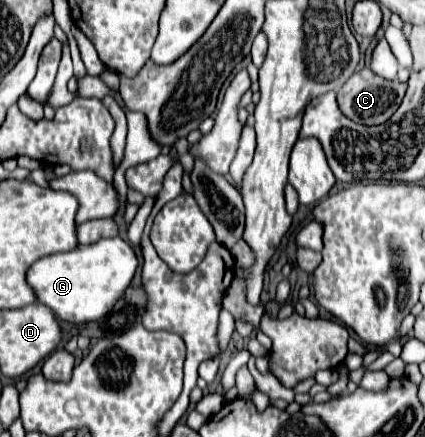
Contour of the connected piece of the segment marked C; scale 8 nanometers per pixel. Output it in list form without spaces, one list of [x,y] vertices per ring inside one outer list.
[[[363,67],[337,91],[337,105],[339,105],[341,113],[355,123],[381,125],[397,111],[397,107],[401,105],[401,99],[405,95],[405,89],[407,89],[405,83],[401,83],[397,79],[395,81],[379,79],[377,75],[373,75],[373,71],[369,71],[369,67]]]

